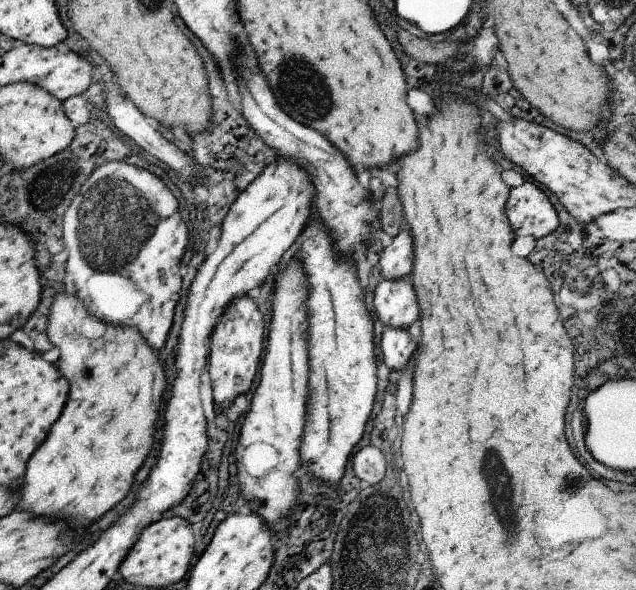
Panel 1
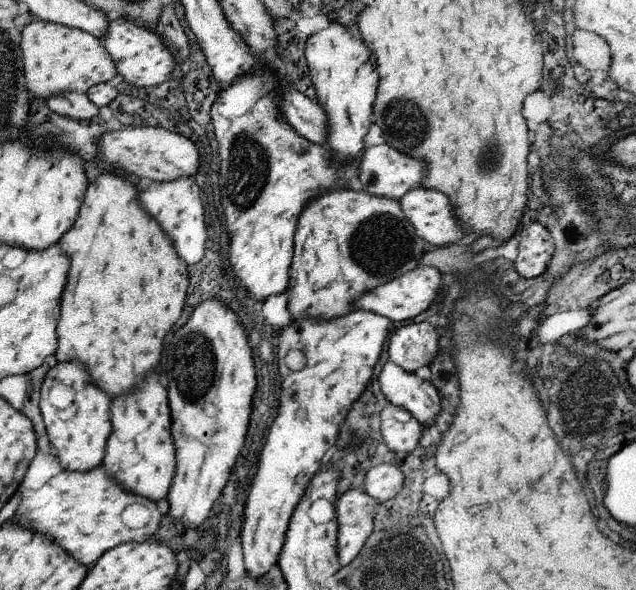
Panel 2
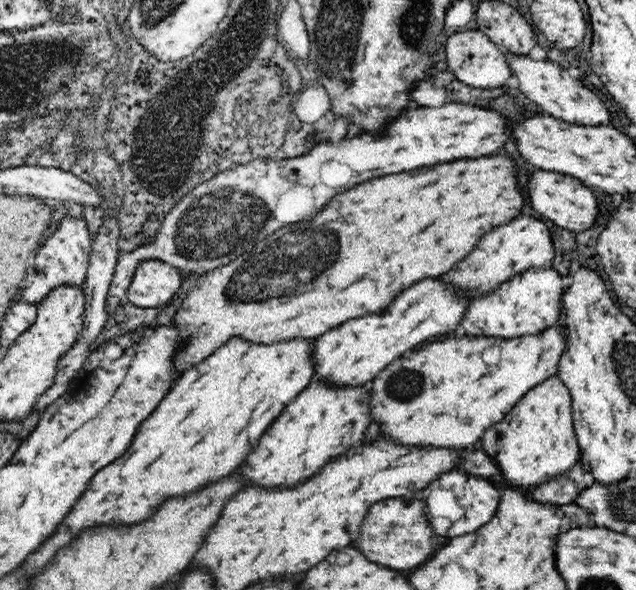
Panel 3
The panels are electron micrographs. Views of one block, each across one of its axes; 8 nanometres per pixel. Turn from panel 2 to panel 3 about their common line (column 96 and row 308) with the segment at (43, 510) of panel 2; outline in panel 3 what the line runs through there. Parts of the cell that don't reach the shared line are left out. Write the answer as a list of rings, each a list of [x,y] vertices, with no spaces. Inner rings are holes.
[[[550,266],[540,270],[526,270],[502,282],[496,290],[478,296],[470,302],[466,318],[462,318],[462,328],[466,336],[494,336],[494,338],[516,338],[544,332],[562,318],[562,298],[564,298],[562,276]],[[482,326],[482,330],[480,330]]]

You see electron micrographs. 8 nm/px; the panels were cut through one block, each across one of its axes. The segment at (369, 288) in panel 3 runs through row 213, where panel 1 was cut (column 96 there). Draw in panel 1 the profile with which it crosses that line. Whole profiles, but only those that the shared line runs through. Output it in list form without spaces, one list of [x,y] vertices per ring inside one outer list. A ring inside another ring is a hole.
[[[65,292],[53,300],[47,322],[47,338],[59,350],[55,366],[69,380],[73,390],[69,390],[69,402],[65,402],[61,418],[53,422],[49,438],[41,442],[41,450],[37,450],[37,454],[33,454],[33,458],[27,462],[29,470],[25,470],[23,484],[17,490],[17,506],[33,516],[57,514],[57,520],[79,530],[87,528],[87,524],[95,522],[127,494],[133,474],[151,448],[155,432],[153,424],[159,414],[165,380],[155,352],[139,336],[139,330],[111,326],[97,320],[85,310],[79,298],[67,296]]]

